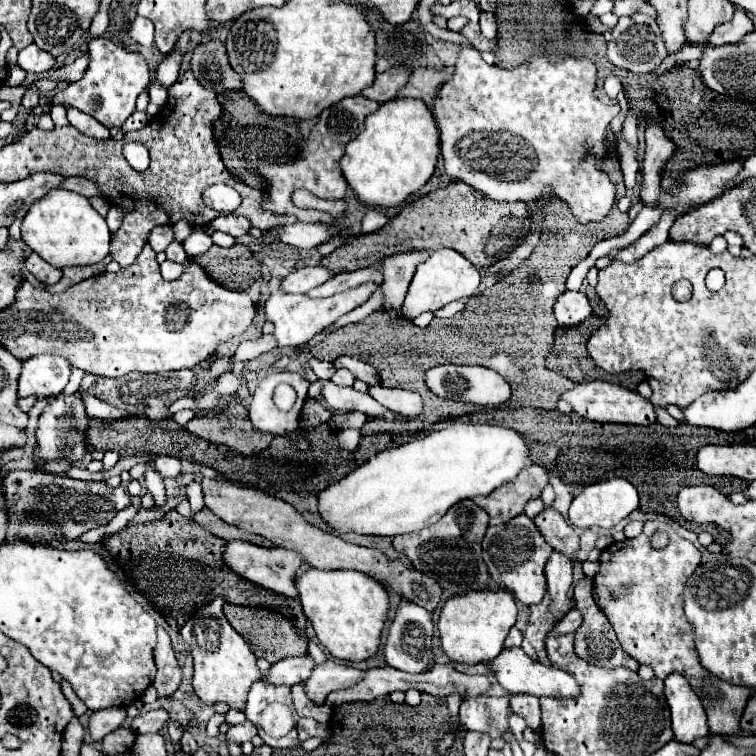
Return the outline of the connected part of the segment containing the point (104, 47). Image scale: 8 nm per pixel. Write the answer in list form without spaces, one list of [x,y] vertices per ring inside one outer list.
[[[95,38],[89,42],[89,66],[85,76],[63,90],[57,90],[51,100],[53,104],[73,106],[107,128],[123,126],[123,122],[135,112],[135,100],[149,86],[149,80],[149,66],[139,52],[131,52],[107,38]]]

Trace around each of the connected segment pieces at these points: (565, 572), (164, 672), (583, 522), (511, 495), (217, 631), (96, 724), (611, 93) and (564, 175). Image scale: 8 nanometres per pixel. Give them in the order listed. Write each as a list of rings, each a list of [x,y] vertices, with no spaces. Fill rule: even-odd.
[[[553,552],[551,558],[547,560],[545,566],[545,576],[547,576],[547,592],[553,598],[553,608],[551,614],[555,618],[561,618],[569,612],[569,602],[567,602],[567,592],[573,582],[573,560],[561,552]]]
[[[157,626],[157,648],[155,648],[157,674],[153,686],[159,698],[169,698],[181,684],[181,666],[177,664],[175,652],[171,648],[171,638],[163,626]]]
[[[611,478],[605,482],[585,486],[583,492],[577,494],[569,506],[569,520],[577,528],[591,528],[591,526],[613,528],[637,508],[639,508],[639,496],[635,486],[625,478]]]
[[[531,464],[525,472],[505,486],[495,488],[487,496],[475,496],[473,502],[489,514],[489,524],[503,524],[523,512],[523,506],[531,498],[539,498],[543,486],[549,482],[545,468]]]
[[[213,600],[203,610],[199,610],[181,628],[181,636],[191,646],[191,654],[195,660],[195,674],[193,674],[195,694],[209,706],[223,702],[229,708],[243,712],[247,692],[255,682],[261,680],[261,670],[257,668],[257,658],[251,652],[249,644],[223,618],[223,604],[225,604],[223,600]]]
[[[111,706],[107,710],[97,710],[89,718],[89,734],[93,740],[103,740],[109,732],[117,730],[125,720],[125,708]]]
[[[607,76],[605,78],[605,92],[609,98],[617,98],[617,94],[621,92],[621,80],[617,76]]]
[[[465,48],[457,58],[453,78],[447,84],[441,86],[441,90],[437,92],[435,104],[433,104],[433,114],[437,112],[437,126],[441,130],[441,154],[443,154],[443,160],[445,160],[445,172],[453,180],[461,180],[461,182],[473,186],[475,190],[483,192],[485,196],[489,196],[493,200],[503,200],[503,202],[533,202],[533,200],[539,200],[547,188],[551,188],[561,200],[565,200],[569,204],[573,216],[581,224],[603,220],[609,214],[611,206],[615,204],[615,186],[611,184],[609,176],[597,168],[597,164],[607,154],[605,152],[605,136],[607,136],[611,120],[621,112],[621,108],[619,108],[617,102],[605,104],[605,102],[597,100],[593,96],[593,90],[595,90],[595,64],[587,58],[563,58],[563,56],[549,58],[545,54],[533,54],[527,64],[523,64],[519,68],[513,68],[513,70],[503,70],[503,68],[489,66],[487,62],[483,62],[481,54],[475,48]],[[569,72],[589,72],[589,78],[579,78],[579,76],[569,74]]]

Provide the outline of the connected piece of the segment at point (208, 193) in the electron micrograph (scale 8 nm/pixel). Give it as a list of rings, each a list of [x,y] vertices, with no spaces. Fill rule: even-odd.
[[[227,186],[207,188],[207,190],[203,192],[203,200],[205,200],[205,204],[207,204],[209,208],[213,208],[213,210],[217,210],[217,212],[223,212],[223,214],[233,212],[233,210],[241,204],[241,196],[239,196],[235,190],[227,188]]]

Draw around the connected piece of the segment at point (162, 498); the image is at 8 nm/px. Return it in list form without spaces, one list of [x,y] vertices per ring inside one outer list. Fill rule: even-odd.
[[[149,468],[145,472],[145,488],[151,492],[155,506],[165,506],[167,502],[167,494],[165,494],[165,484],[161,480],[161,476],[155,472],[155,468]]]

